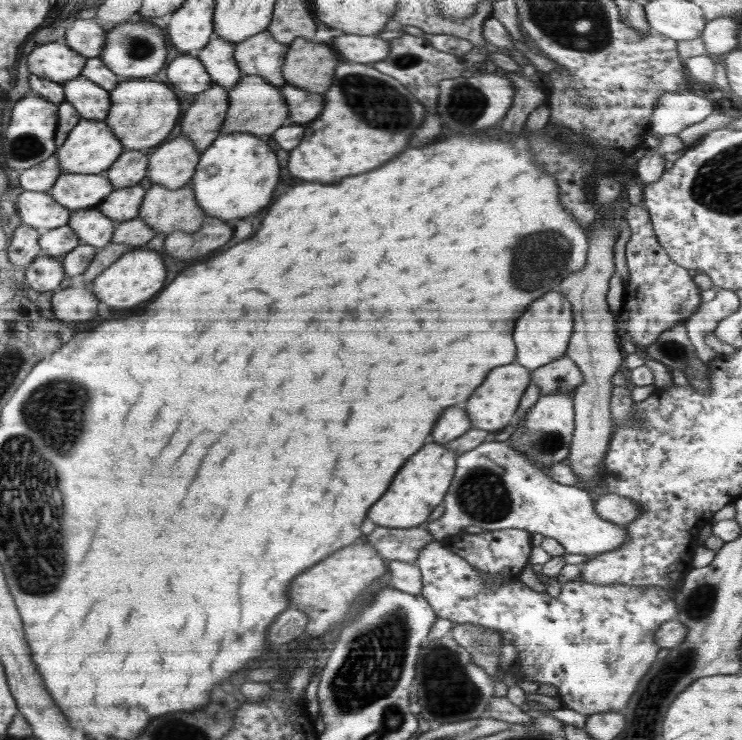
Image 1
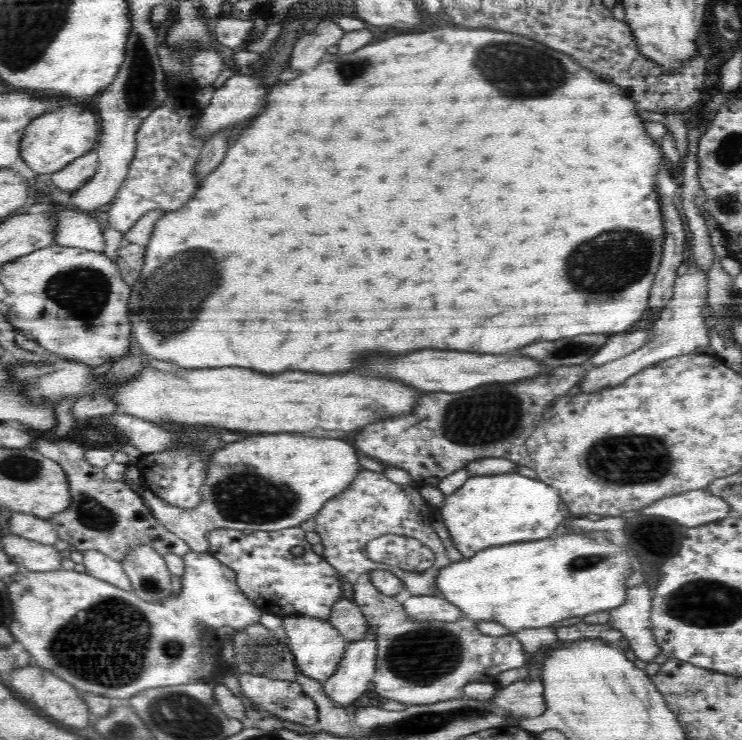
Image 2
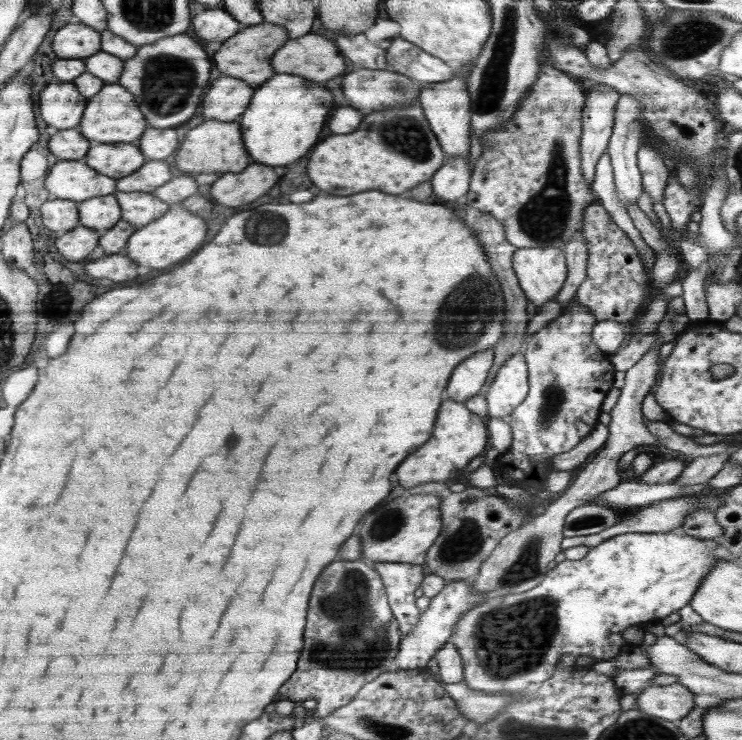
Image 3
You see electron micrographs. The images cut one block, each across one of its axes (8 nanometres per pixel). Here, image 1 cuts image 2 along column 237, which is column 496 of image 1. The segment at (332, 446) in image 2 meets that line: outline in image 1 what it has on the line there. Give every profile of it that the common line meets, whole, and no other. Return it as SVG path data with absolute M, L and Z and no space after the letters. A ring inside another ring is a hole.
M487 440L468 452L458 455L454 478L443 498L446 510L426 530L434 535L434 540L441 542L450 536L457 535L466 526L478 526L484 532L507 528L520 528L530 534L541 533L544 538L552 537L564 547L566 553L583 554L588 557L610 552L622 546L630 535L625 525L611 523L600 517L595 510L596 497L586 487L566 486L552 480L540 466L530 462L522 452L507 446L505 442Z

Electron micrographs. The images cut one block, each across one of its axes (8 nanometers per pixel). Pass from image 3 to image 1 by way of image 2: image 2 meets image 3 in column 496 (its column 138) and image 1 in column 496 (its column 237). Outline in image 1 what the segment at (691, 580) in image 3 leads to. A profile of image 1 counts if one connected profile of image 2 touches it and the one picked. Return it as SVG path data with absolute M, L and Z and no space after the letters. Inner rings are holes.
M436 540L418 552L416 564L422 574L421 595L426 598L437 617L447 618L453 623L474 623L501 633L513 634L513 645L518 655L509 671L504 673L514 674L517 682L552 684L558 688L556 696L562 700L561 708L574 709L574 712L579 713L618 712L628 704L630 696L638 688L638 680L648 672L660 650L654 642L654 632L664 621L674 619L678 612L673 591L662 587L644 589L620 583L588 583L578 576L564 583L560 594L554 598L548 593L534 591L519 578L504 579L498 585L484 583L479 569Z

